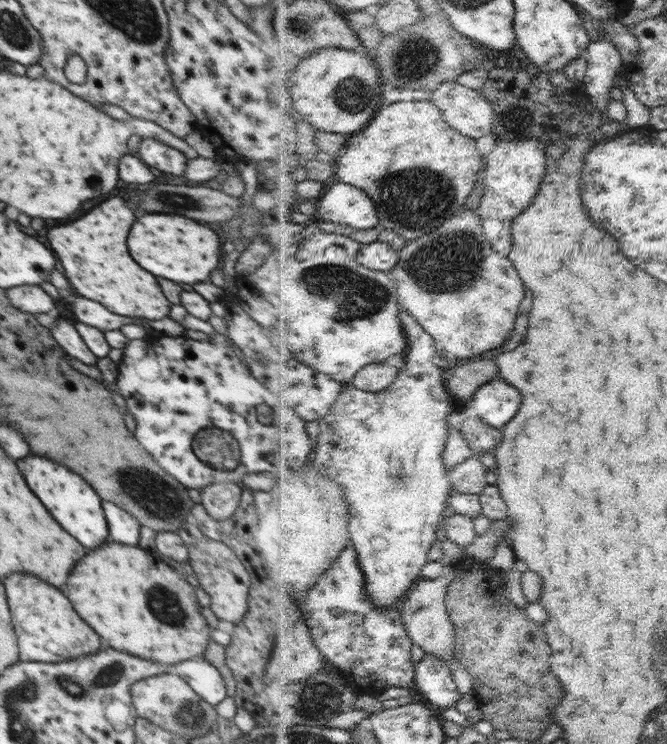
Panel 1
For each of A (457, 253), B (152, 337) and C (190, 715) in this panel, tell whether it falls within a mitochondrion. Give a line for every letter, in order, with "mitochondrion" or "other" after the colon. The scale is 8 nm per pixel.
A: mitochondrion
B: other
C: mitochondrion

